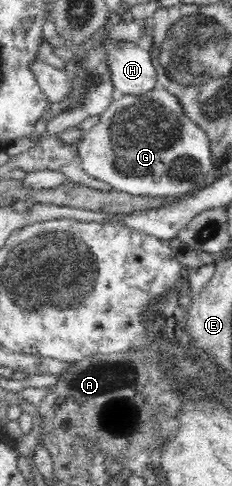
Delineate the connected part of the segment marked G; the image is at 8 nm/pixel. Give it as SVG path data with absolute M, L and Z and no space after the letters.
M159 85L142 95L117 95L108 109L101 114L98 124L78 143L74 162L88 176L107 182L119 192L162 199L170 196L190 196L202 190L209 183L212 168L216 167L208 134L190 120L178 96Z

